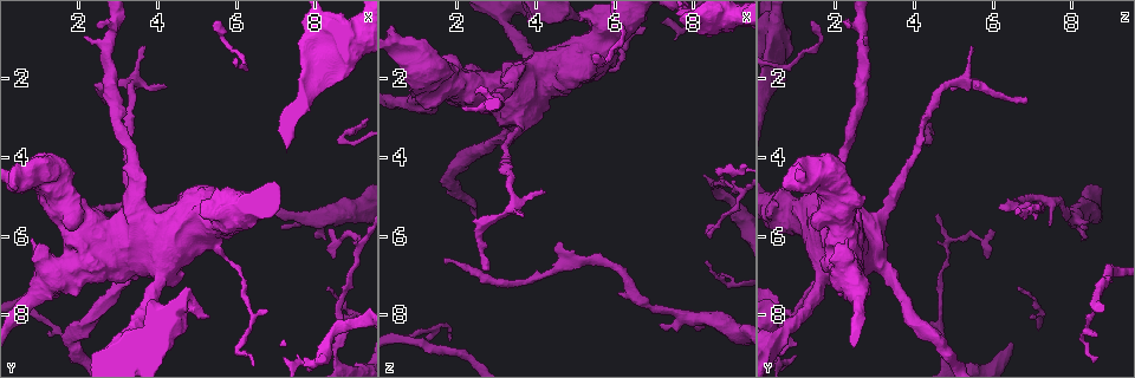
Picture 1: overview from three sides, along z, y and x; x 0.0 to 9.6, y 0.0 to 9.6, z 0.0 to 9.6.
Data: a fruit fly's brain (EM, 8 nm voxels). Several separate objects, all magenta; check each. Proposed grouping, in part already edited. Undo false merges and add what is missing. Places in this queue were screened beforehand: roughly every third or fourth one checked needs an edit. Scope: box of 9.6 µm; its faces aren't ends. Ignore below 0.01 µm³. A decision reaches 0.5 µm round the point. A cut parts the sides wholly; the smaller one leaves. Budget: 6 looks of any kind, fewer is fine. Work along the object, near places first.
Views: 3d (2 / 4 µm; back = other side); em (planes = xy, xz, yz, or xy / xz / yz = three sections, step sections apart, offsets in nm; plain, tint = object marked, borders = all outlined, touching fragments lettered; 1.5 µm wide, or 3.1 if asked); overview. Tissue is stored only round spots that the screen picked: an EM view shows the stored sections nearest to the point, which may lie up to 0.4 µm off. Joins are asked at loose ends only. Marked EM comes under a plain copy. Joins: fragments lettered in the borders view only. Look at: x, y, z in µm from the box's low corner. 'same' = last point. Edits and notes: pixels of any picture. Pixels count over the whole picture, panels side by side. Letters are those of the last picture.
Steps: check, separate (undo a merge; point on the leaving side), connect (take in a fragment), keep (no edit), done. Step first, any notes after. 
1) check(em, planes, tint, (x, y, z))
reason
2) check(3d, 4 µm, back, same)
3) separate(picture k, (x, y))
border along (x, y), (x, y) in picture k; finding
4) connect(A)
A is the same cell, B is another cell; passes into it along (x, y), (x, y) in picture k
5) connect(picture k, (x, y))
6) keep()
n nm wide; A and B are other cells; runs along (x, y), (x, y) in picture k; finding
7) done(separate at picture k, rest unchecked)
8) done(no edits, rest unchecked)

check(3d, 4 µm, (6.05, 8.95, 0.60))
sharp bend

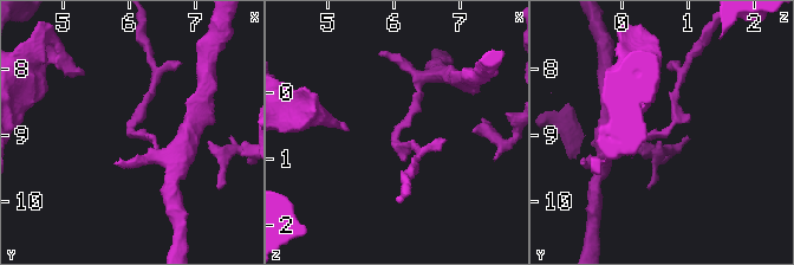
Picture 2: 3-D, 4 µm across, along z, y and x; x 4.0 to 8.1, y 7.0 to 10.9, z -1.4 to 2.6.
check(em, planes, tint, (6.00, 8.95, 0.65))
shape alone is not enough

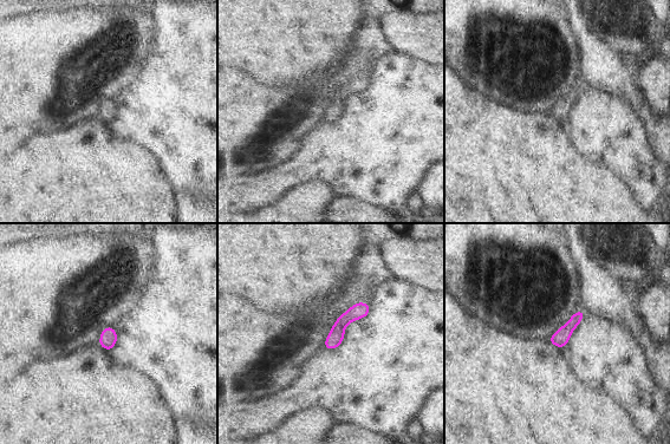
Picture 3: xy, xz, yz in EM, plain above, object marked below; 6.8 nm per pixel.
check(em, planes, borders, same)

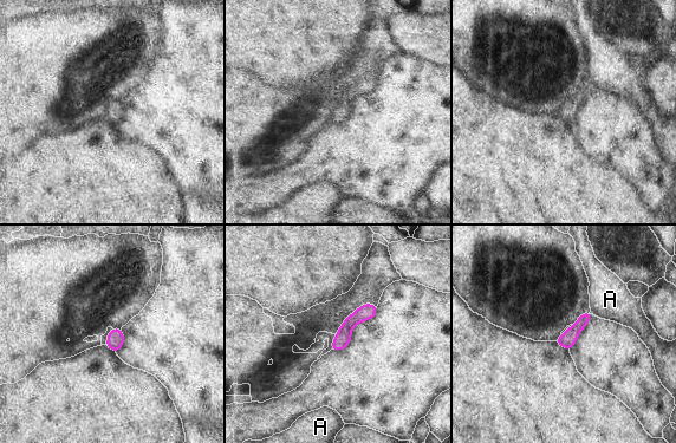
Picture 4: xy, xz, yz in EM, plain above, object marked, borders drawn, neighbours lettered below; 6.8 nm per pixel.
keep()
A is another cell; border along (590, 311), (593, 314) in picture 4; all the same cell

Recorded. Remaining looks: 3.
check(3d, 2 µm, (8.45, 8.95, 4.80))
thin neck

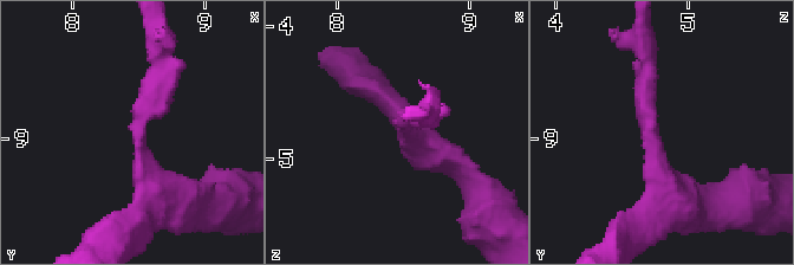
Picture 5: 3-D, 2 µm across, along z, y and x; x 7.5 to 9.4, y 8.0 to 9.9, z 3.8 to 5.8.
check(em, yz, step 8, borders, (8.54, 8.98, 4.78))
arms of 190, 240 nm; shape alone is not enough

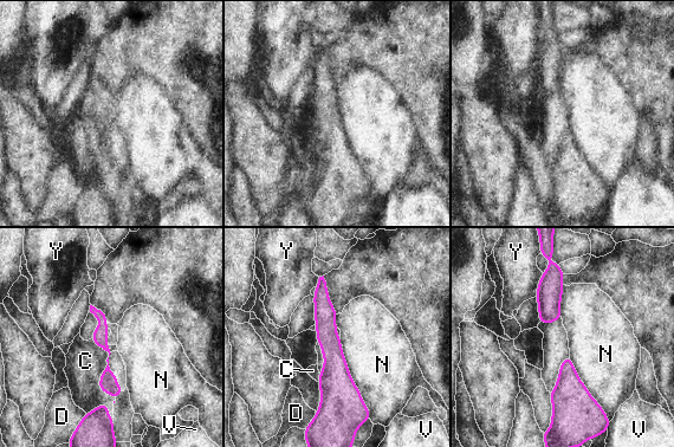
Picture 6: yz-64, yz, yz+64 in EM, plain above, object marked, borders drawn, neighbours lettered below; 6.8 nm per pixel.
check(em, planes, borders, same)

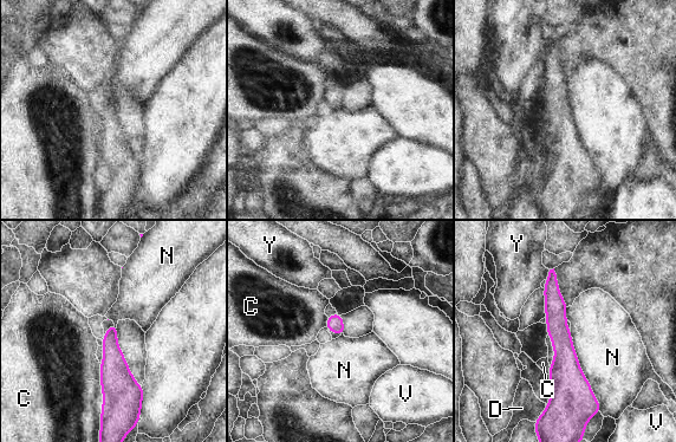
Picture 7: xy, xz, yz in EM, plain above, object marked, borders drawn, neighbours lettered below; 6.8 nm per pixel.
keep()
110 nm wide; C, D, N, V and Y are other cells; runs along (551, 274), (564, 346), (561, 404) in picture 7; continuous, no second cell

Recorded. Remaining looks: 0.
done(no edits, rest unchecked)

